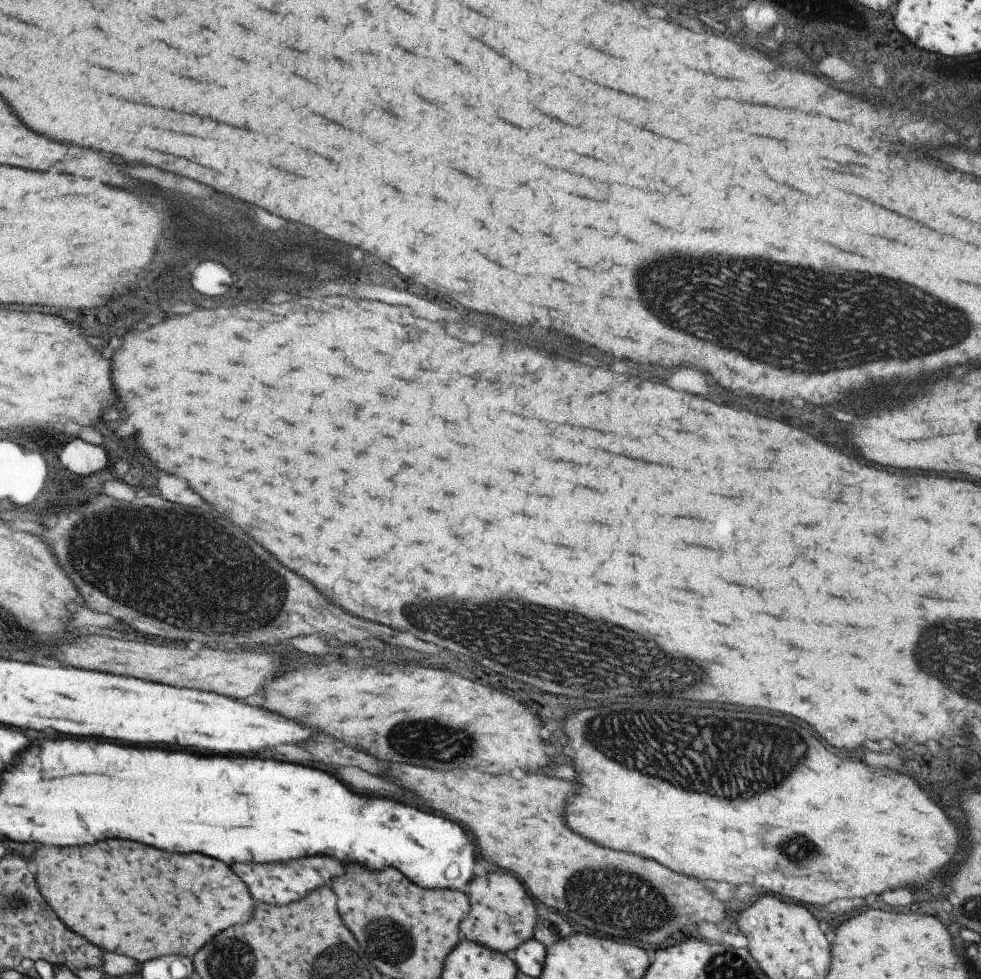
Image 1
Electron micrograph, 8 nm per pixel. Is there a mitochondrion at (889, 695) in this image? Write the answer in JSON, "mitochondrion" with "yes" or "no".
{"mitochondrion":"no"}

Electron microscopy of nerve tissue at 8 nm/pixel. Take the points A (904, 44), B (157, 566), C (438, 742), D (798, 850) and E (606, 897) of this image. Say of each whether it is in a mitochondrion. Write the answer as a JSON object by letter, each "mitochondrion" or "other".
{"A":"other","B":"mitochondrion","C":"mitochondrion","D":"mitochondrion","E":"mitochondrion"}

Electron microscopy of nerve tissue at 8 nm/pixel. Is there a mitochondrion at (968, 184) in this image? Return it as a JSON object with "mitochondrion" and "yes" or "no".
{"mitochondrion":"no"}

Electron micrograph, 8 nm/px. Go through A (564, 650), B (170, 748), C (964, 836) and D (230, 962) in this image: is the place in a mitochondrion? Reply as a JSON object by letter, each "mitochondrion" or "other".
{"A":"mitochondrion","B":"other","C":"other","D":"mitochondrion"}

